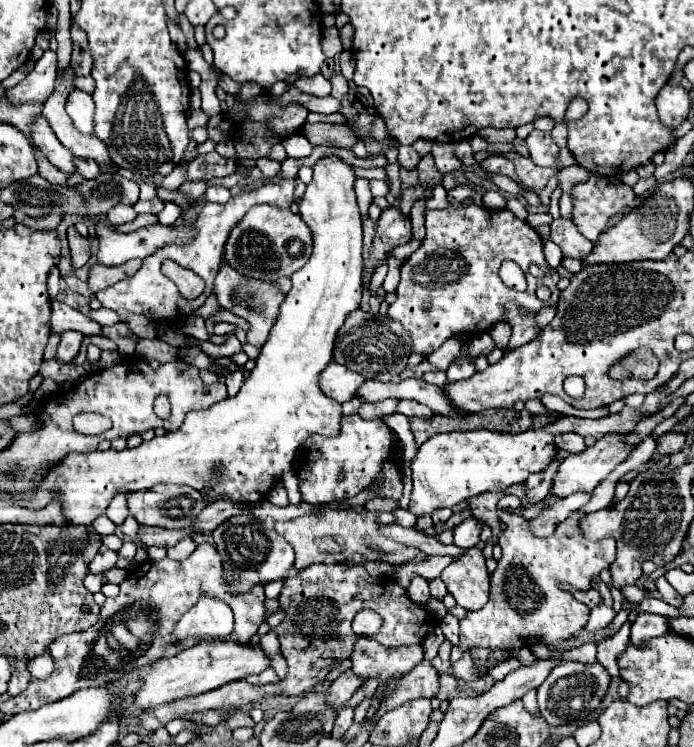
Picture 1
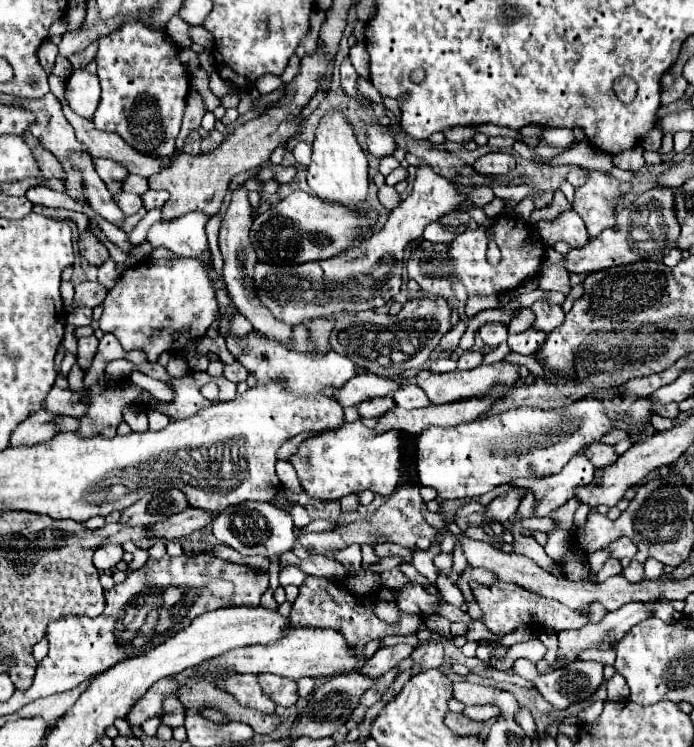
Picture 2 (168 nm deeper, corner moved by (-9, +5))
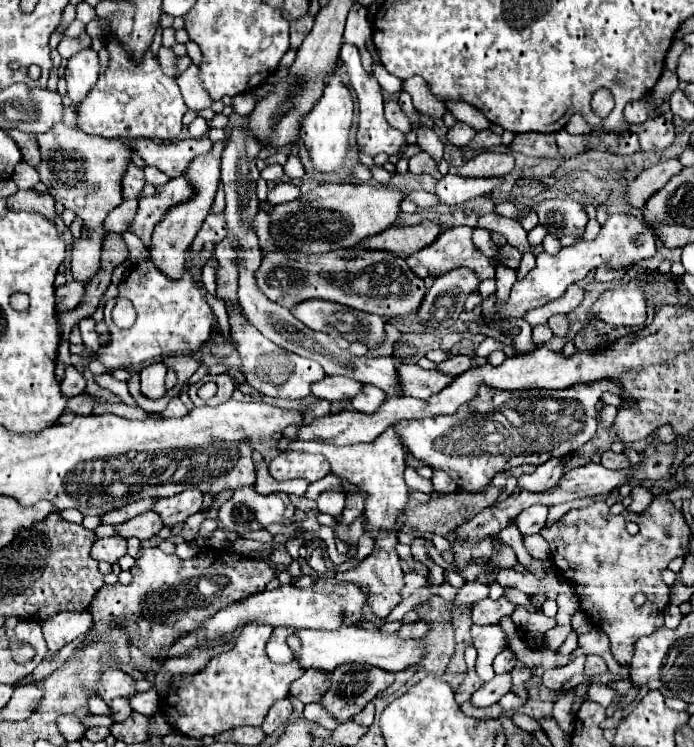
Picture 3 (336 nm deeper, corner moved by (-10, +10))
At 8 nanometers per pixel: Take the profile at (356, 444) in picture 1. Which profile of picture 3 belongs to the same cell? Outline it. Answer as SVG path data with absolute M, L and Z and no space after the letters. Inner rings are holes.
M390 426L374 442L352 444L352 446L328 446L326 442L292 440L288 444L288 450L298 450L298 452L306 452L306 454L322 454L330 464L330 474L340 476L342 480L358 486L360 490L364 490L368 494L368 498L366 498L368 502L366 502L366 510L364 510L364 518L366 518L368 526L364 528L364 532L374 536L374 550L368 558L362 560L362 564L358 568L352 568L348 572L338 572L336 580L354 582L356 586L366 590L368 604L374 610L374 614L378 618L386 618L390 614L390 610L400 602L400 590L404 586L404 580L402 580L404 572L400 566L400 558L396 554L398 536L394 532L394 524L396 524L396 518L400 518L400 514L410 498L408 486L404 482L404 470L406 470L404 448L396 436L396 430Z

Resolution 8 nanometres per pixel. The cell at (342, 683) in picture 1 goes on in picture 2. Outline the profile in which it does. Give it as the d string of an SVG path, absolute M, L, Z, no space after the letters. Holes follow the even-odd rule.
M401 643L401 645L395 645L395 647L383 647L371 659L367 659L361 673L369 675L371 679L377 679L377 677L385 675L389 669L397 667L403 659L407 659L413 653L413 649L415 647L411 647L407 643Z

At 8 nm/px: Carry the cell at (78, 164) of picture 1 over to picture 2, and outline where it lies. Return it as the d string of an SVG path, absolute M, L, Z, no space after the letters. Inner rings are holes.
M97 159L95 169L97 169L99 177L103 179L103 183L107 185L107 189L113 195L119 195L121 187L123 187L123 179L127 179L129 171L121 163L115 163L111 159Z

